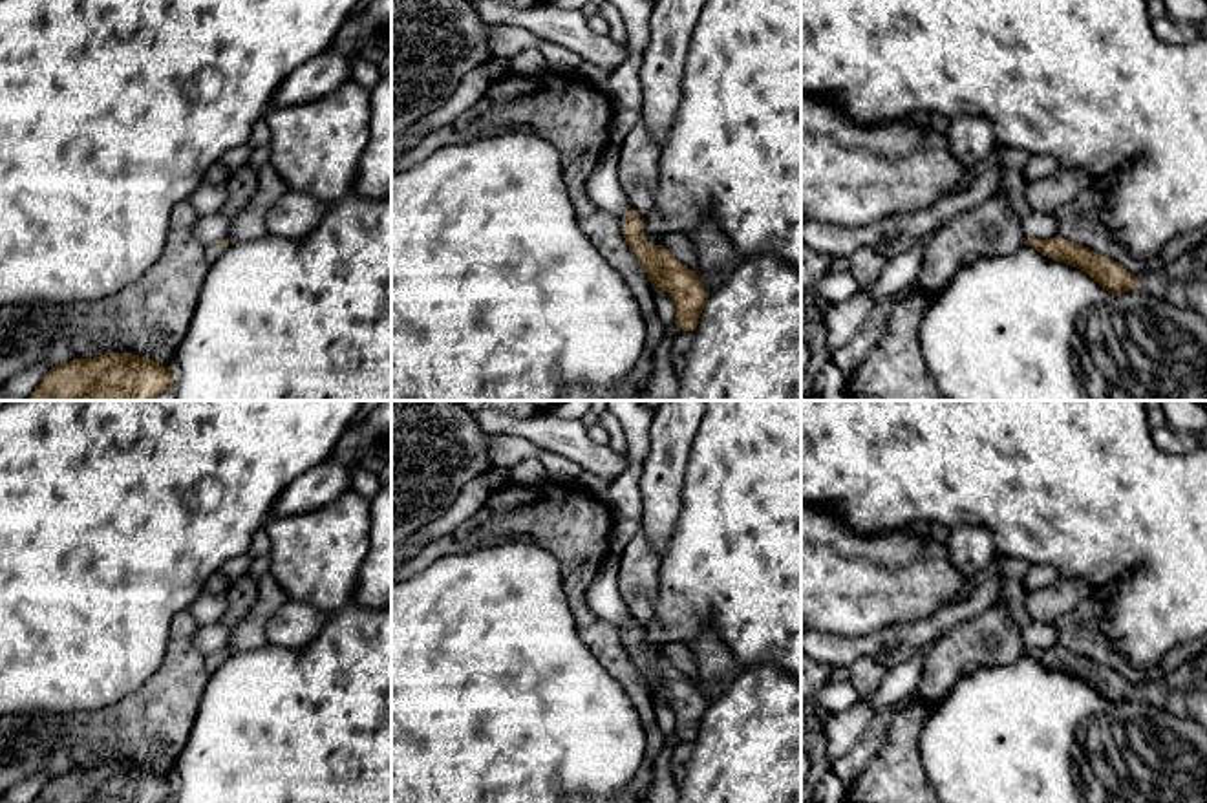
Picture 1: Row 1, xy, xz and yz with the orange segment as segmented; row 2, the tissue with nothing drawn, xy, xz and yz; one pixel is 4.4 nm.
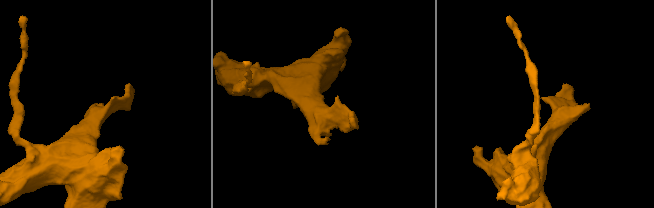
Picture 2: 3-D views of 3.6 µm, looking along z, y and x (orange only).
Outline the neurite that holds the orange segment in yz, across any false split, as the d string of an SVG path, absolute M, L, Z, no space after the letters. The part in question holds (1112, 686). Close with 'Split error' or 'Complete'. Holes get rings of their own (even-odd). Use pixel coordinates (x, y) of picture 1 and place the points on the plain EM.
M1061 646L1050 649L1028 648L1024 655L1035 657L1042 666L1081 679L1112 706L1123 704L1139 695L1139 690L1116 669L1097 664L1084 655L1072 653Z. Complete

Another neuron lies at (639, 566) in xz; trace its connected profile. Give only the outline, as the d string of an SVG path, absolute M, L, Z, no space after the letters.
M640 529L618 558L618 591L640 626L655 618L658 569L660 558Z

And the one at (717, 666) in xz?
M702 629L688 648L695 657L708 702L721 699L744 671L730 648L710 629Z

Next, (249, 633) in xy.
M272 574L260 578L254 605L232 626L232 635L227 644L229 655L267 644L265 626L287 600L285 591L276 584Z

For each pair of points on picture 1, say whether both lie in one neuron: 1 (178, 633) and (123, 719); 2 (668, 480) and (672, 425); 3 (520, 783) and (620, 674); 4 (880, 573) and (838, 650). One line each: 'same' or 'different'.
1: same
2: same
3: different
4: different

